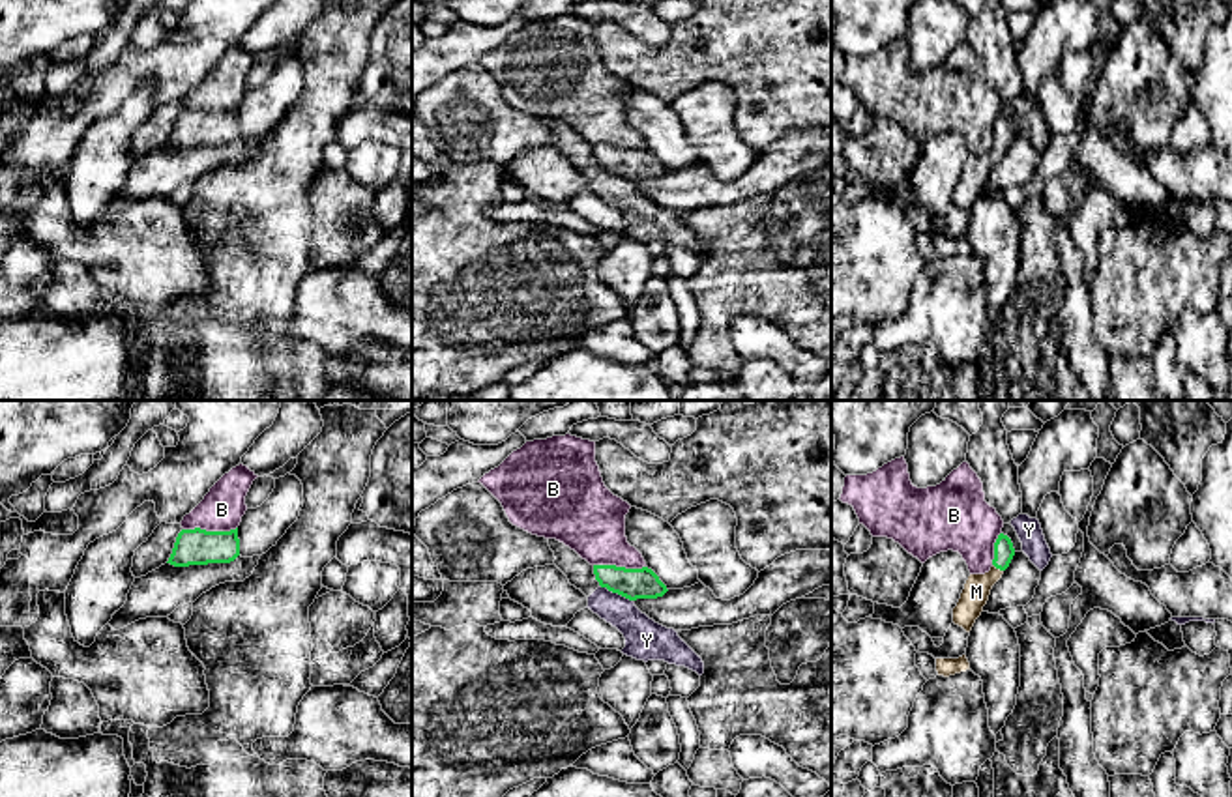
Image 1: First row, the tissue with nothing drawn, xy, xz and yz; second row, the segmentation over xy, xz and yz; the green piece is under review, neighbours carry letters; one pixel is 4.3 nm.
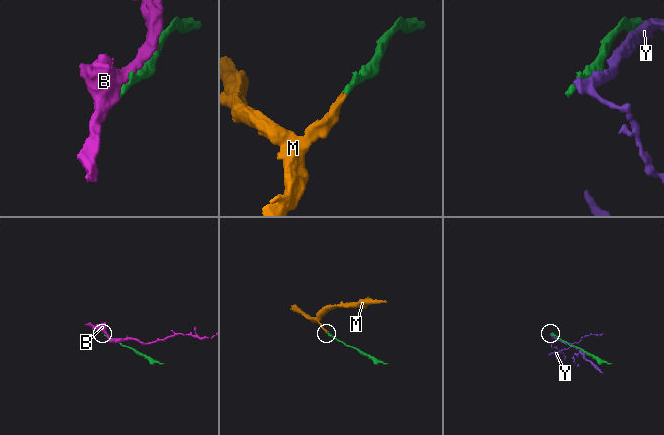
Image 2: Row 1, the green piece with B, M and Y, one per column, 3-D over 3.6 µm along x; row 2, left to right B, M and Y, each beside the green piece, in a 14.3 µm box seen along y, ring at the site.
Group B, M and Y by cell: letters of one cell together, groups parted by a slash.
B / M / Y

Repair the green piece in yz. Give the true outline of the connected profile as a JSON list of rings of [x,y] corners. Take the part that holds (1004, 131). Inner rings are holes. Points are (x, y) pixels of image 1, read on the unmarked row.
[[[1000,114],[994,123],[992,148],[985,155],[970,155],[957,187],[953,189],[953,204],[966,213],[972,211],[975,200],[981,196],[989,181],[992,167],[1002,159],[1015,137],[1013,123],[1007,116]]]

